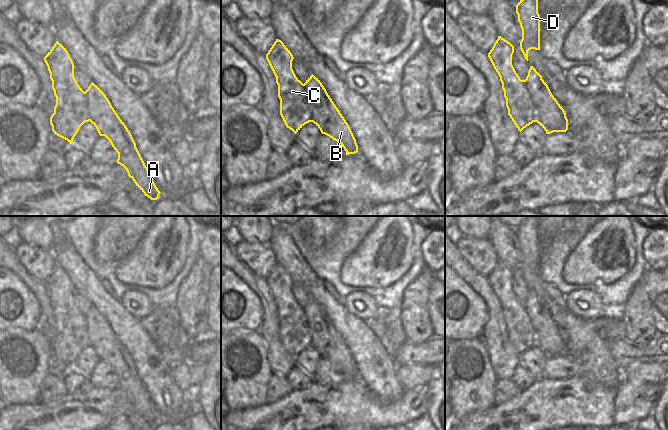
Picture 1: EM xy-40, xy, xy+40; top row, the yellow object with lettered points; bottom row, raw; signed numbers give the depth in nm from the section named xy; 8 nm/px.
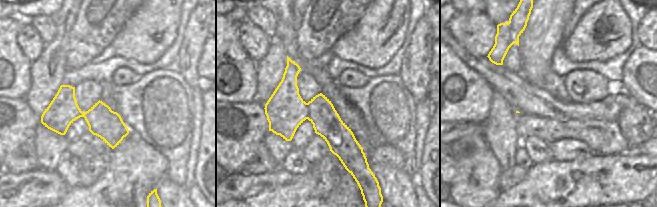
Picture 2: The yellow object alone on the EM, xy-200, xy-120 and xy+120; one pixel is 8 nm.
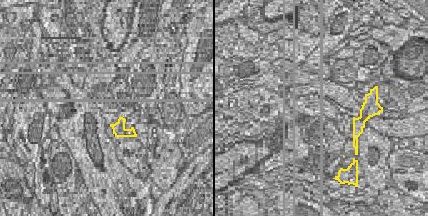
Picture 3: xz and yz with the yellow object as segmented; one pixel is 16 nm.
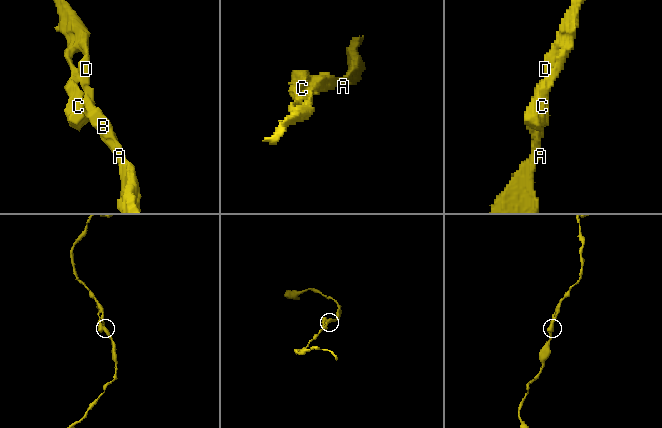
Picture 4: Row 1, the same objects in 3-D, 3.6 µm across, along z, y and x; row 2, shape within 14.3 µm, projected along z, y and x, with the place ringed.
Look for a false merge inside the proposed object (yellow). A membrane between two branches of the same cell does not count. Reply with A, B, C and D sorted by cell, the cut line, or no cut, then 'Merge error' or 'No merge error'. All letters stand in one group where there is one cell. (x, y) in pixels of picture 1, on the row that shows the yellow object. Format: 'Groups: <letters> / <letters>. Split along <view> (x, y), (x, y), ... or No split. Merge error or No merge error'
Groups: A B C D. No split. No merge error.

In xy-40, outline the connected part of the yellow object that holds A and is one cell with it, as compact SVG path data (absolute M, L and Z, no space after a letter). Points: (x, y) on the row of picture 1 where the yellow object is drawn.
M58 41L46 54L44 61L48 67L52 89L56 97L54 113L50 117L50 124L54 134L72 144L80 127L85 122L90 121L96 127L99 135L105 136L110 141L112 147L118 153L116 162L126 169L128 176L134 181L136 186L145 196L151 200L157 200L161 192L156 187L130 131L120 119L104 92L93 82L85 92L82 90L74 77L74 63L66 48Z

